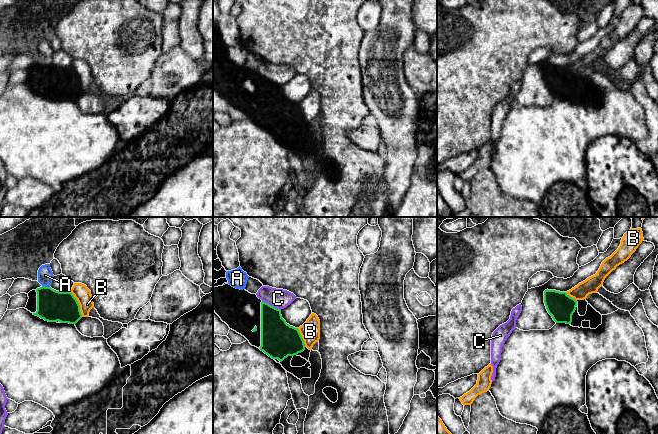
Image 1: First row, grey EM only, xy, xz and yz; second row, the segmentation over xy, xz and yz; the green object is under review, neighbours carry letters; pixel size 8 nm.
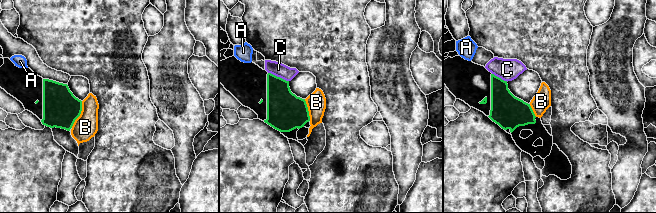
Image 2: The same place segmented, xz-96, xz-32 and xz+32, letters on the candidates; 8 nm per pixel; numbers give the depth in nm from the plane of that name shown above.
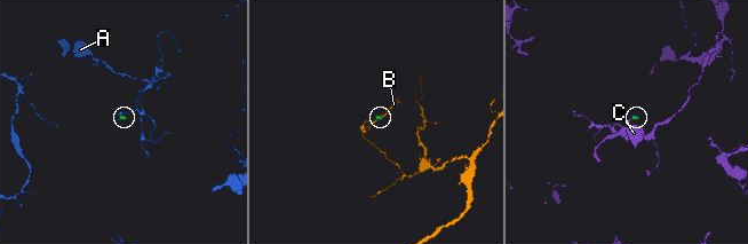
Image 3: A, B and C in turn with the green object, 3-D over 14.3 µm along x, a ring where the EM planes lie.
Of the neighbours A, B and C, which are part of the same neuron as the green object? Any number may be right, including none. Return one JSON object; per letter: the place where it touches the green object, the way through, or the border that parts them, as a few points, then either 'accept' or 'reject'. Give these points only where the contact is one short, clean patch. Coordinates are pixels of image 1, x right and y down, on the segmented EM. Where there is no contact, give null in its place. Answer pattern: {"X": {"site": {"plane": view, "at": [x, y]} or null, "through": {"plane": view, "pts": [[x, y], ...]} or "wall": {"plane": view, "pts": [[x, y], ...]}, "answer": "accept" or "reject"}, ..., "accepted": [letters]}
{"A": {"site": {"plane": "xy", "at": [46, 287]}, "wall": {"plane": "xy", "pts": [[42, 285], [49, 287]]}, "answer": "reject"}, "B": {"site": {"plane": "xy", "at": [78, 304]}, "wall": {"plane": "xy", "pts": [[70, 292], [76, 299], [82, 316]]}, "answer": "reject"}, "C": {"site": {"plane": "xz", "at": [270, 305]}, "wall": {"plane": "xz", "pts": [[262, 300], [280, 309]]}, "answer": "reject"}, "accepted": []}

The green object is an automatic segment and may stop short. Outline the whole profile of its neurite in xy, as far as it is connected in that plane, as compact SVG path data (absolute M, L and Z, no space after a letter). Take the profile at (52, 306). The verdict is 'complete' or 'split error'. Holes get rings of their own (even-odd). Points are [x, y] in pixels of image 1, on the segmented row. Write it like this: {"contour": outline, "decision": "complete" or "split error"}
{"contour": "M42 286L28 293L25 307L48 322L76 324L81 318L80 305L71 292L59 292Z", "decision": "split error"}

